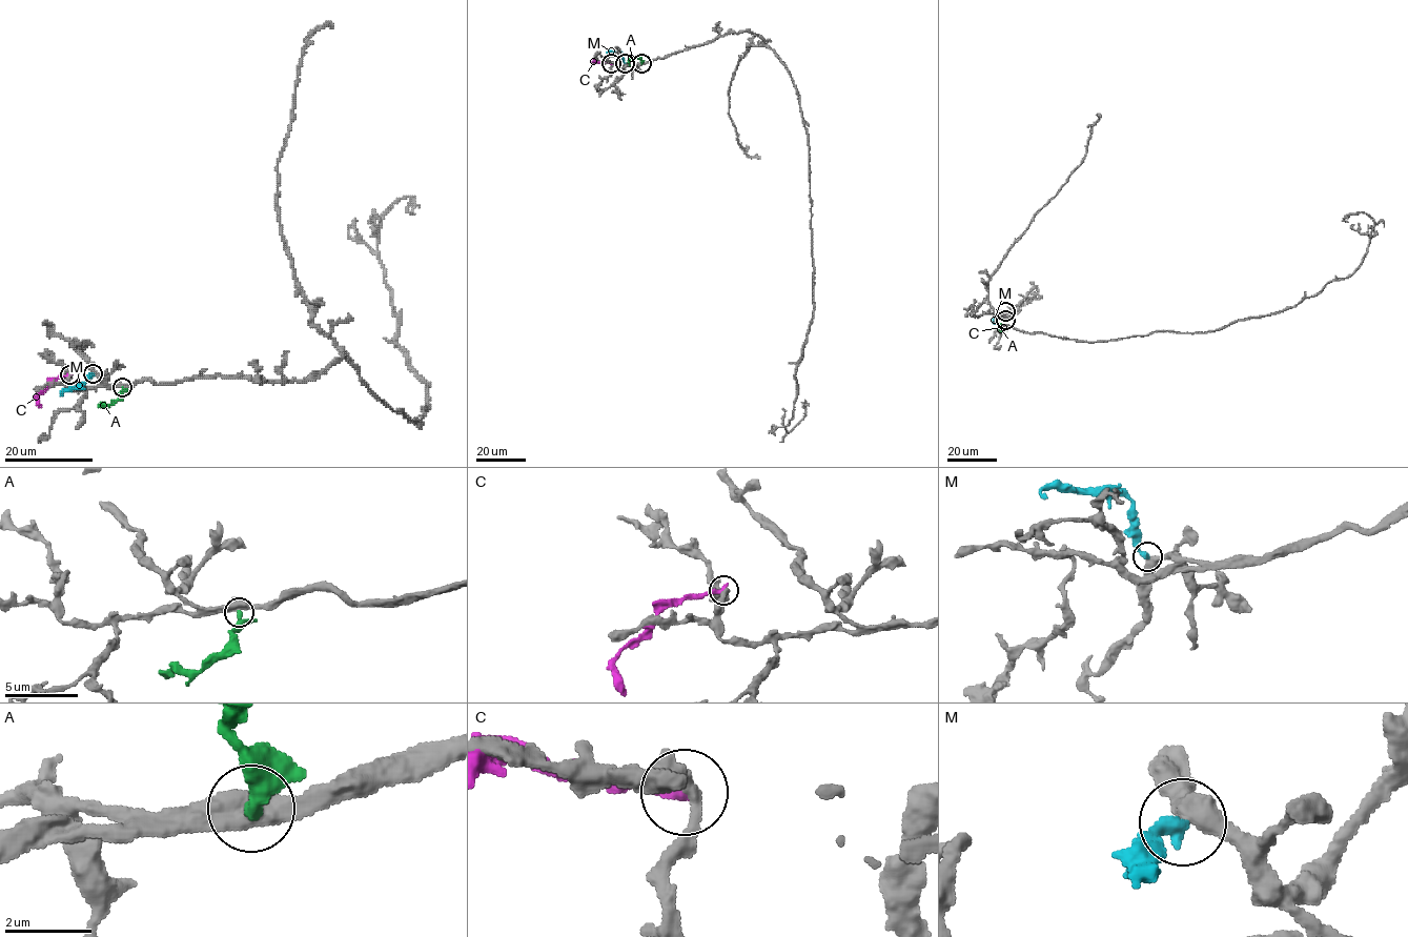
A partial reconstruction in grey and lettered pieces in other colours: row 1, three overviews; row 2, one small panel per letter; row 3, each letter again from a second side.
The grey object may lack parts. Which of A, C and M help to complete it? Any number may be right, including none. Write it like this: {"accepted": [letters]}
{"accepted": []}

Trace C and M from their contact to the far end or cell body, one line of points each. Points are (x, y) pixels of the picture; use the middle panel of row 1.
C: (612, 63), (595, 60)
M: (625, 63), (620, 53), (608, 53)

